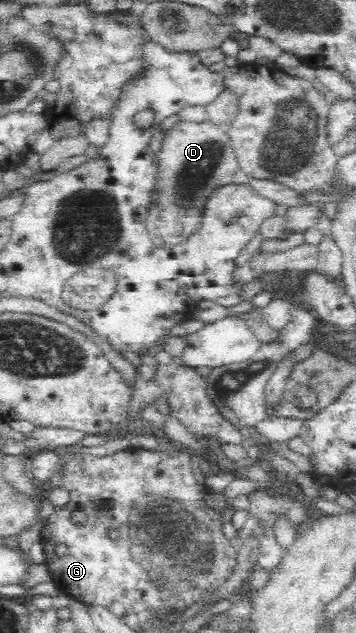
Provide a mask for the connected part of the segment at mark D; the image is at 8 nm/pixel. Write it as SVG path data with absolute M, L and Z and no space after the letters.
M210 120L195 124L193 122L179 121L163 135L161 148L153 153L156 168L156 180L150 192L150 206L147 210L145 224L155 242L155 246L175 246L185 242L191 234L201 232L205 222L205 210L209 200L215 196L217 190L223 186L235 184L237 186L250 186L251 176L245 174L238 163L233 147L230 146L229 137L221 124L215 125Z

